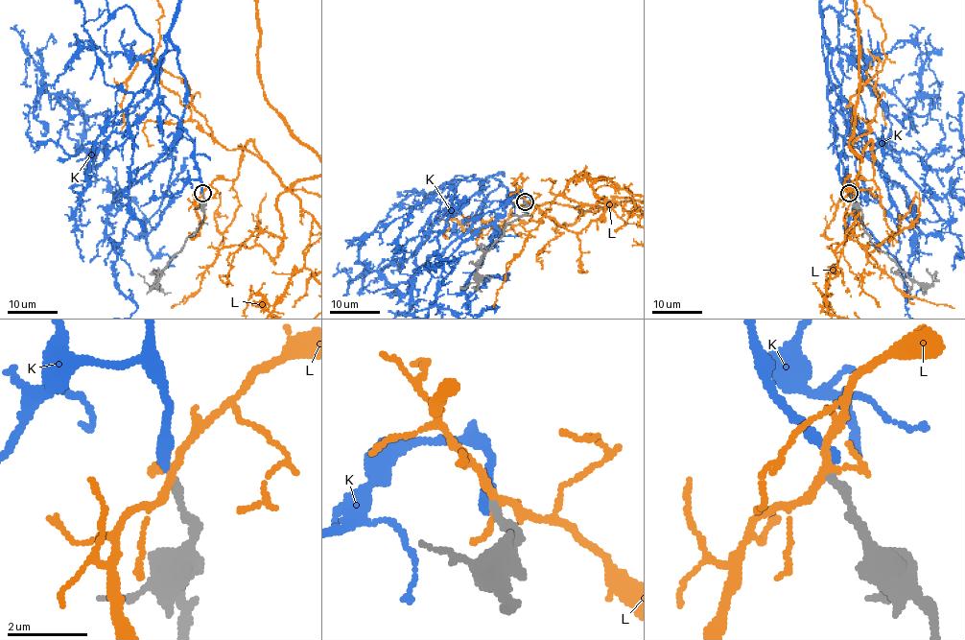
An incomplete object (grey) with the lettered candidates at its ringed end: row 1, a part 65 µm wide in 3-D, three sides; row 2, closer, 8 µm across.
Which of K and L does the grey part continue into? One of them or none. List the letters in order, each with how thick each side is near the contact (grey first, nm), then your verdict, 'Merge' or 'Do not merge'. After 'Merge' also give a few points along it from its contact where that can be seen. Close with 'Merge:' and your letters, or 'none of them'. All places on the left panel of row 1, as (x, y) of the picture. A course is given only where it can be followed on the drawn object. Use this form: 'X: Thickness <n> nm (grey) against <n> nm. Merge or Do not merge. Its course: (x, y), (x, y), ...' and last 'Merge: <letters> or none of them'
K: Thickness 200 nm (grey) against 260 nm. Merge
L: Thickness 200 nm (grey) against 170 nm. Do not merge
Merge: K

